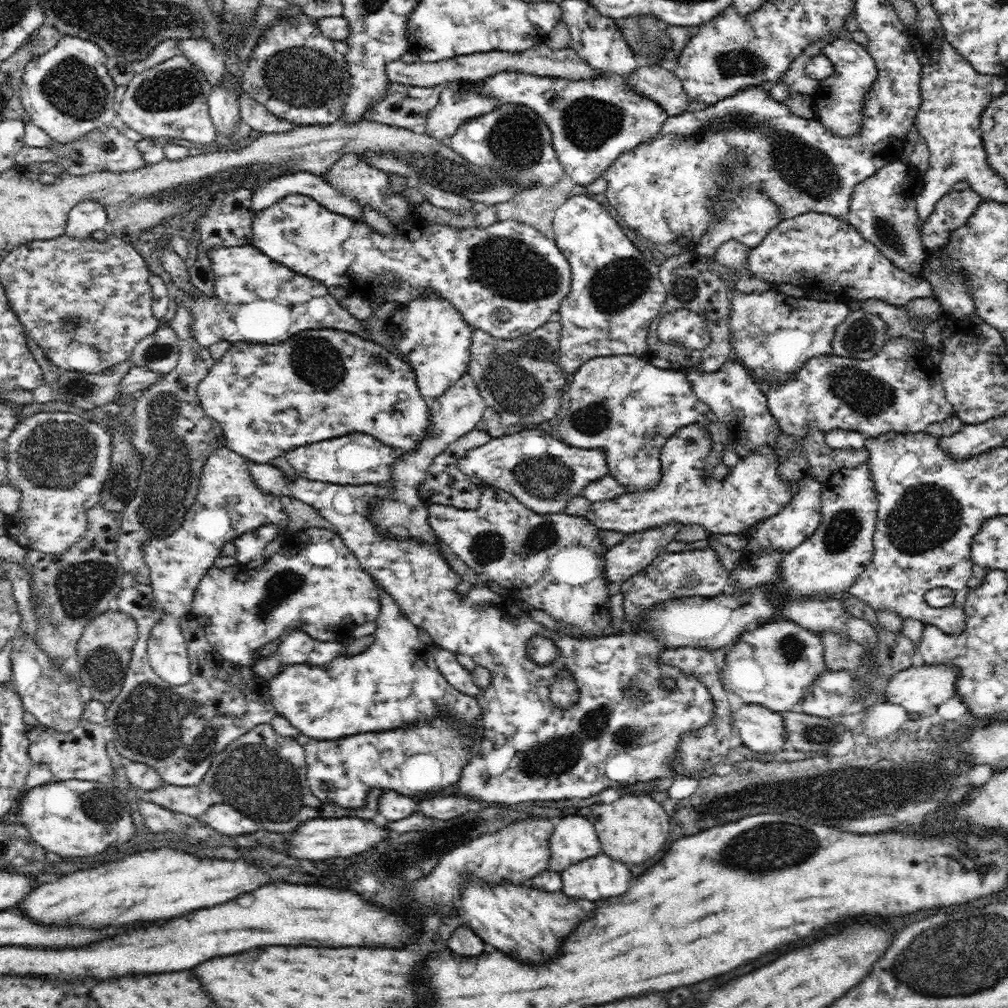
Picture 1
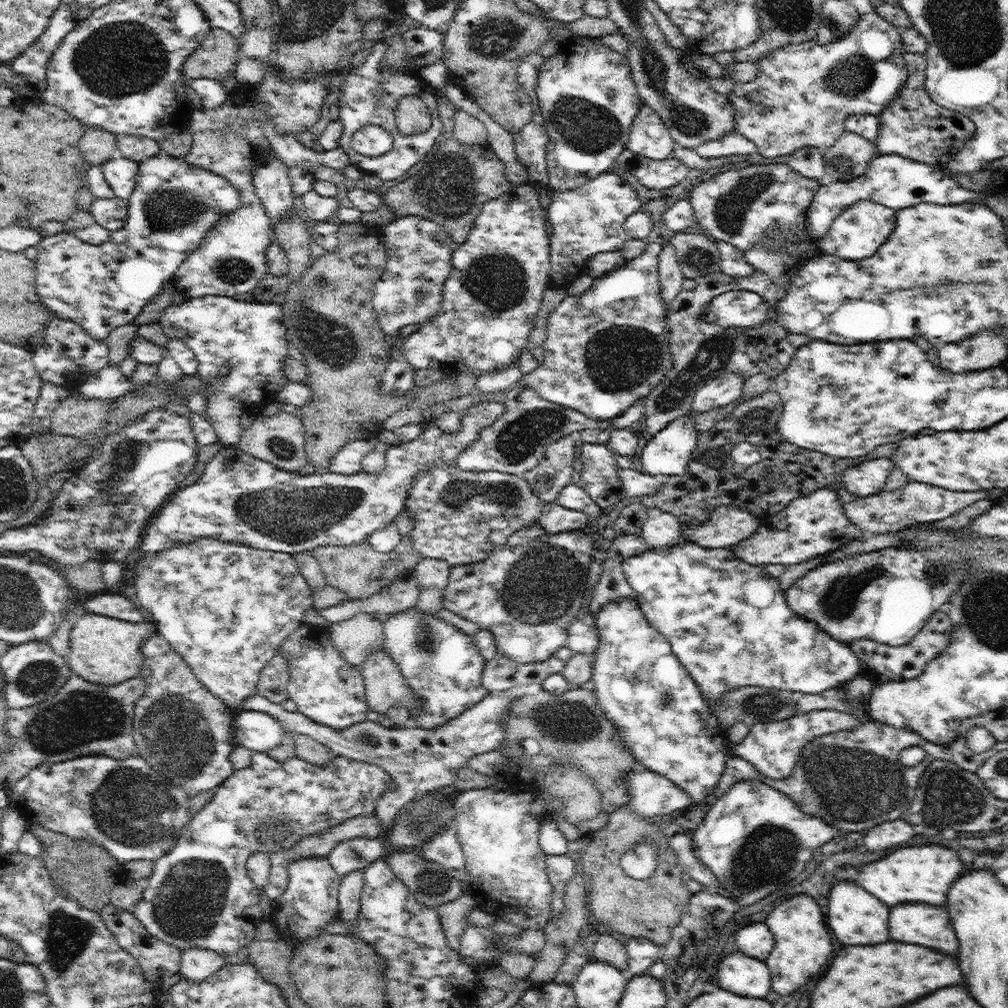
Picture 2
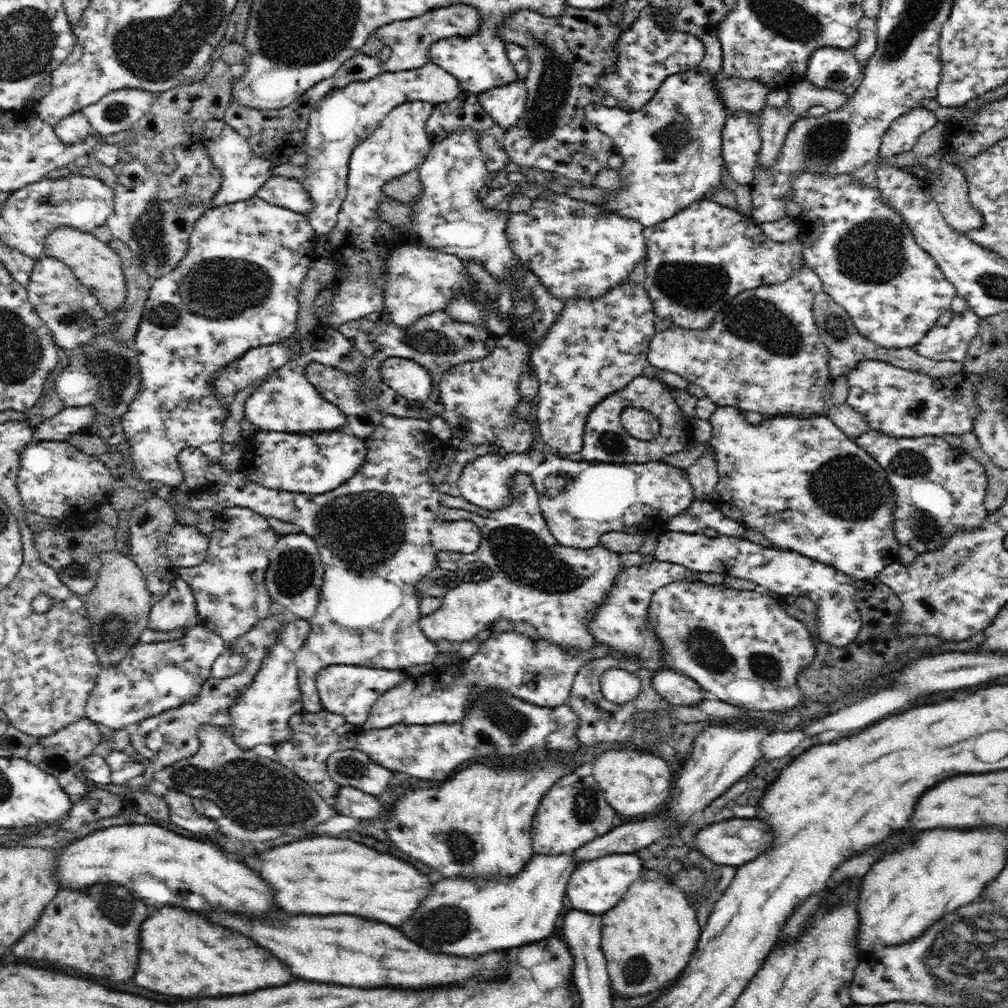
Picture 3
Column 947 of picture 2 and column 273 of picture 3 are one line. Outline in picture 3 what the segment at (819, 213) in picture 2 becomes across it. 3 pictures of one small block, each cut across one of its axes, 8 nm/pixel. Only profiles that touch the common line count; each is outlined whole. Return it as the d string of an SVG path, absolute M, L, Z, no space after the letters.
M270 175L255 195L264 200L264 202L280 205L297 213L306 215L312 210L312 197L310 197L310 193L306 192L306 189L302 186L302 181L294 178Z

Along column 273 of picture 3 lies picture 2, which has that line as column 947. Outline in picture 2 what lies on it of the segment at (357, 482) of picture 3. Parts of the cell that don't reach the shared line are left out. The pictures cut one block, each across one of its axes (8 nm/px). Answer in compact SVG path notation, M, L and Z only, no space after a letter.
M909 481L900 489L893 491L880 491L876 495L857 497L848 492L844 486L837 491L840 502L842 502L845 516L852 524L862 529L866 535L886 534L904 529L910 524L932 523L951 517L961 512L973 502L992 498L988 490L978 491L955 491L934 486L924 482Z

